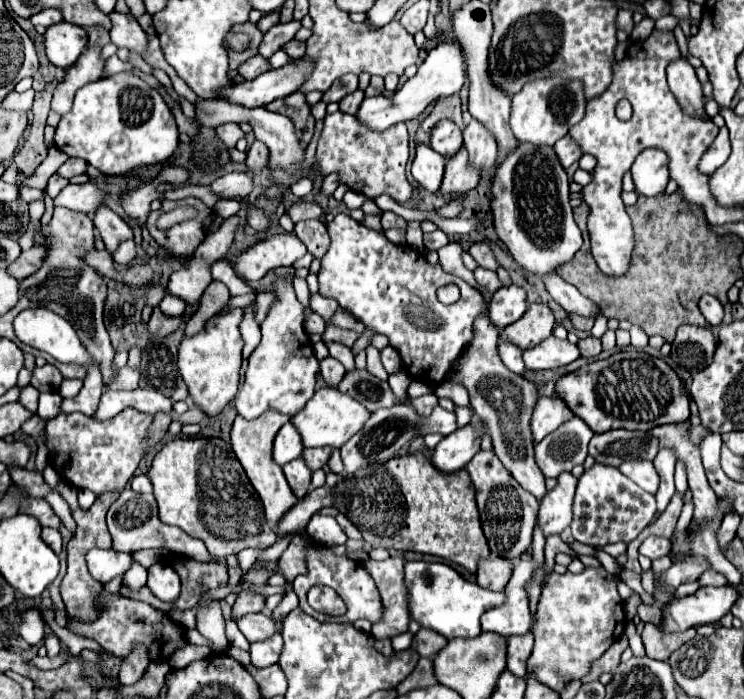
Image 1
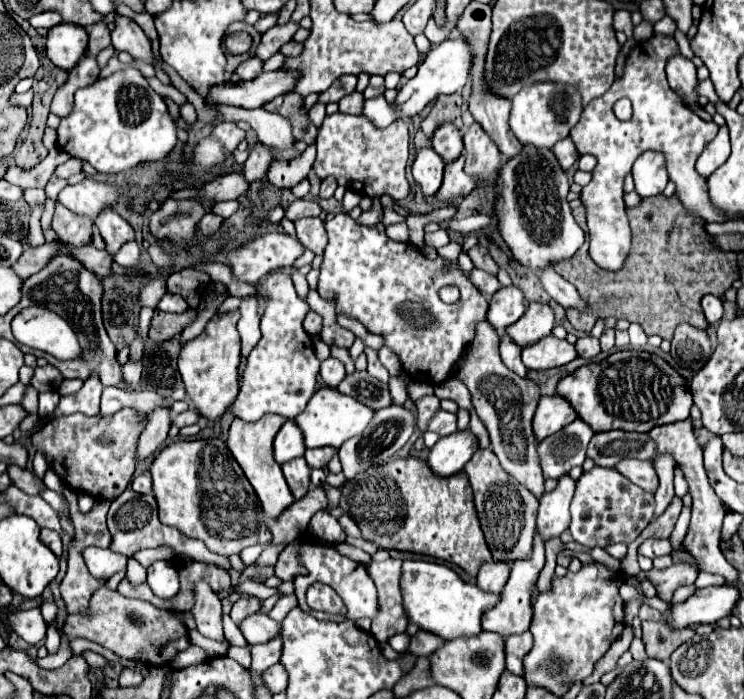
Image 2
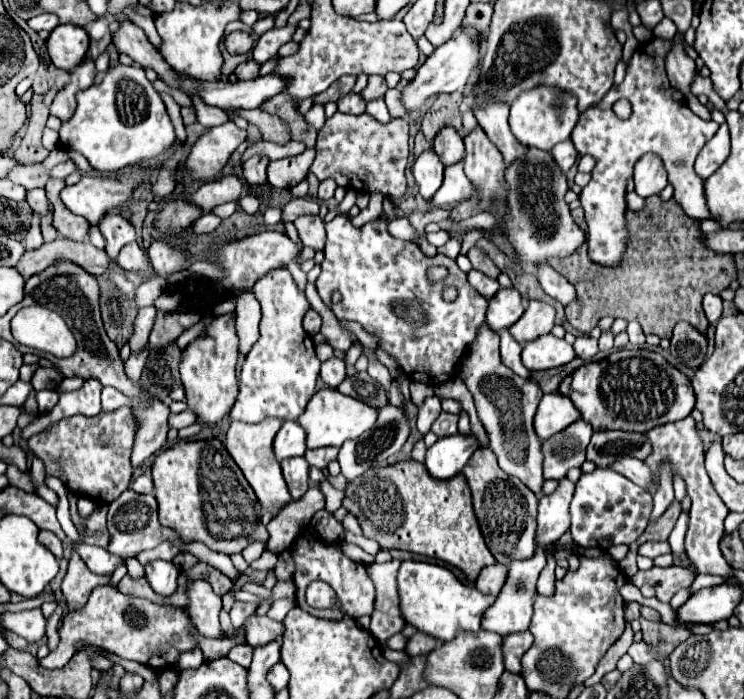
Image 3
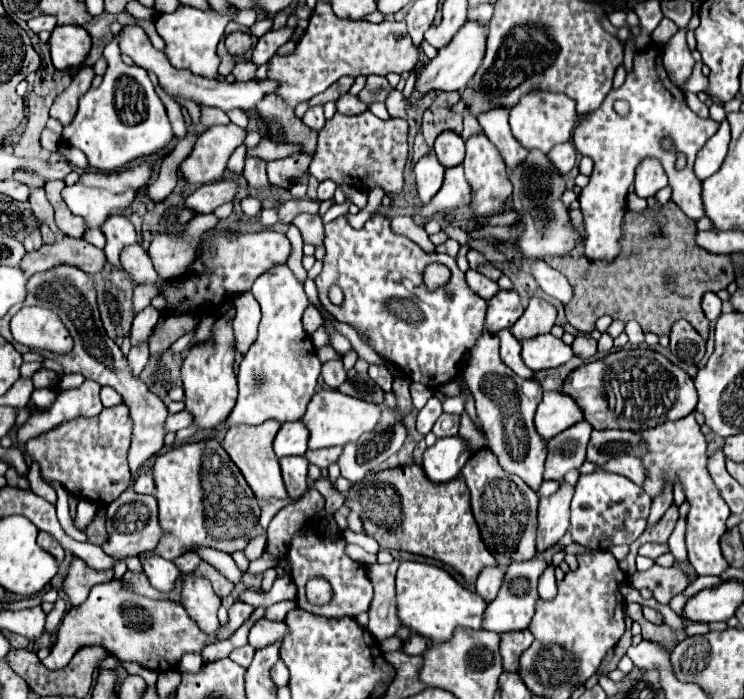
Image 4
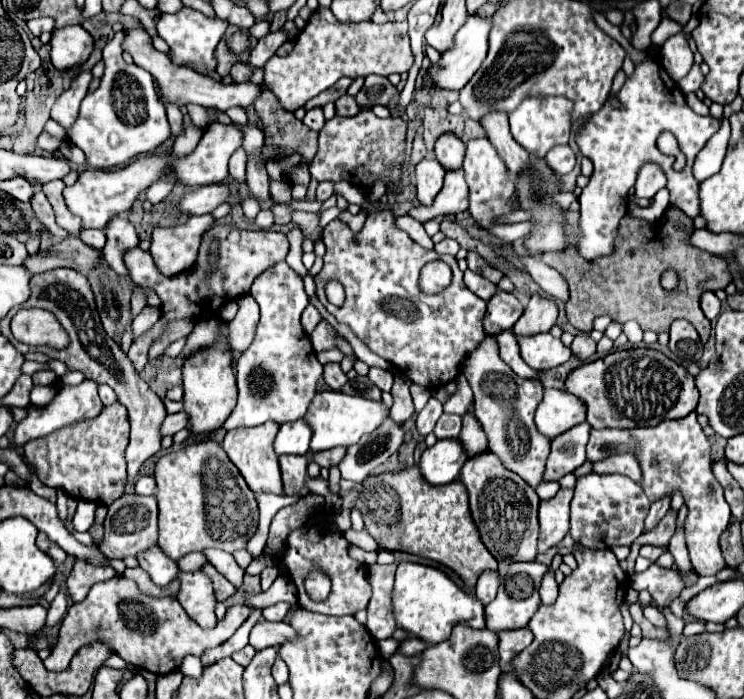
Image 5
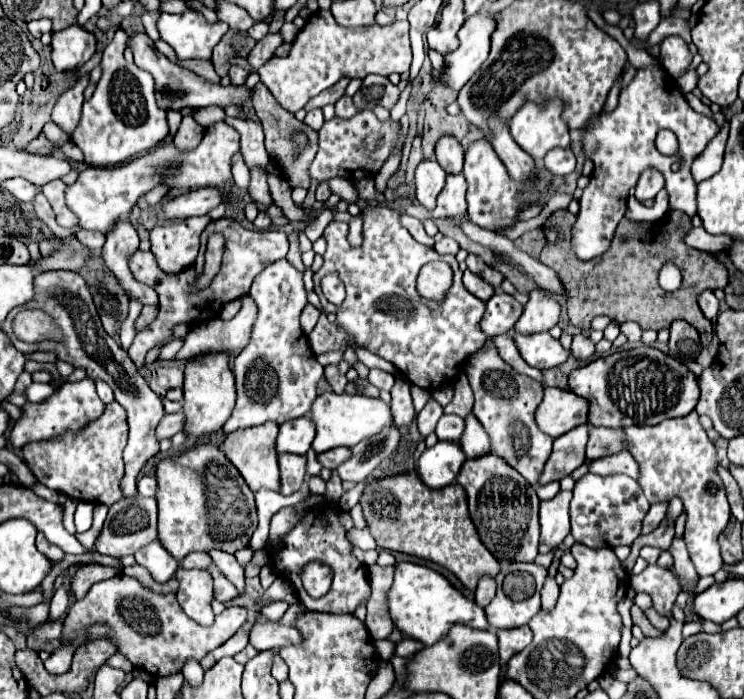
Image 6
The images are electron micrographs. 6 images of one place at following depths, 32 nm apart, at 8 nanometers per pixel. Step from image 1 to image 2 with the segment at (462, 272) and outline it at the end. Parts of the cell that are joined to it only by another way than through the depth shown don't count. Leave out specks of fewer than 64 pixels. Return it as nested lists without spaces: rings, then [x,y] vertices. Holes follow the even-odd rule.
[[[450,240],[446,246],[442,246],[442,248],[438,248],[438,254],[444,258],[444,260],[448,260],[448,264],[452,266],[456,266],[458,268],[458,254],[462,252],[462,246],[458,244],[458,242],[454,242],[454,240]]]

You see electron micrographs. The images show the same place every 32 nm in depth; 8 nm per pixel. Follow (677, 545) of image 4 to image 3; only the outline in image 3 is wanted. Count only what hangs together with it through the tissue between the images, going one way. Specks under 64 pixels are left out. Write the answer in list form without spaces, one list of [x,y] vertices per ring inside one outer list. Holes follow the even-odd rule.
[[[680,514],[670,538],[668,538],[668,544],[672,548],[672,554],[678,556],[678,558],[684,558],[684,534],[686,534],[686,528],[688,528],[688,514]]]

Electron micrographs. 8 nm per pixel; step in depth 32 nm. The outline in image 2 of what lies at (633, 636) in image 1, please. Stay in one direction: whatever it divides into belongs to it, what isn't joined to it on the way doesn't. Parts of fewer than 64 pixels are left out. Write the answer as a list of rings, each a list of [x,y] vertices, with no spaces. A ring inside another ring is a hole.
[[[634,638],[634,640],[632,640],[632,646],[630,646],[630,654],[634,656],[634,660],[640,660],[640,662],[644,662],[644,660],[648,660],[648,658],[650,658],[650,656],[646,654],[644,642],[642,642],[642,640],[638,640],[638,638]]]

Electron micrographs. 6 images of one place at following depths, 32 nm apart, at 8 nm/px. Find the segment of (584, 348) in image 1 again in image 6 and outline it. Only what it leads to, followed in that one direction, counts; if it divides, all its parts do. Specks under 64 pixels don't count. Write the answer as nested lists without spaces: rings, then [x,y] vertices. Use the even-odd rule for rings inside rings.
[[[584,334],[574,336],[570,354],[572,354],[574,358],[578,358],[578,360],[588,360],[588,358],[594,354],[594,342],[592,342],[588,336],[584,336]]]

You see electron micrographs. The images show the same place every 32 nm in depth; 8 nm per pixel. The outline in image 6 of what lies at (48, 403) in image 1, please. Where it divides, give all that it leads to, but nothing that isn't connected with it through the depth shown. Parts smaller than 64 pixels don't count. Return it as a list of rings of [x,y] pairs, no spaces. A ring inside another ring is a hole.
[[[32,382],[32,384],[24,390],[28,402],[40,402],[40,400],[48,398],[52,392],[54,392],[54,388],[52,388],[50,384],[38,384],[38,382]]]

